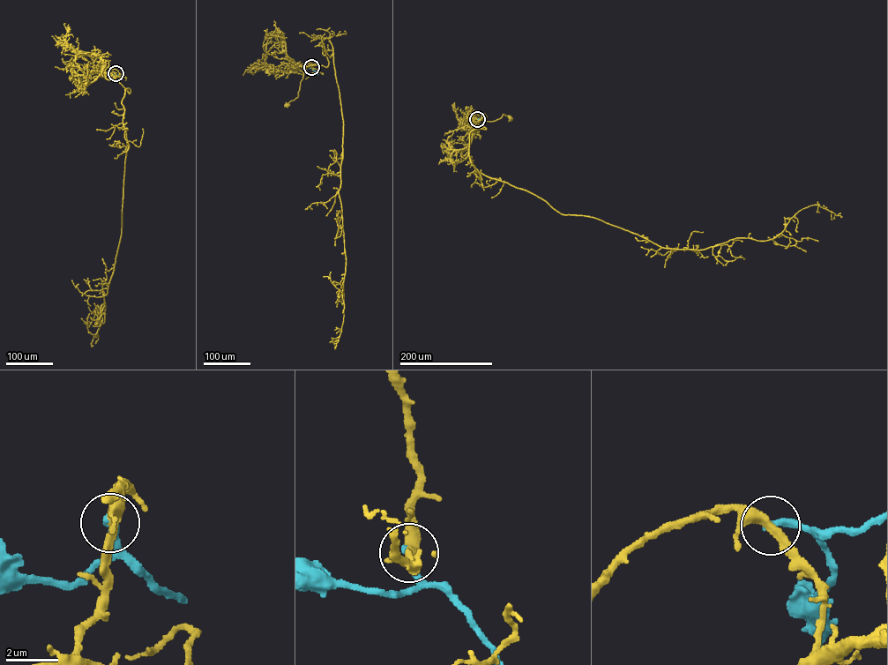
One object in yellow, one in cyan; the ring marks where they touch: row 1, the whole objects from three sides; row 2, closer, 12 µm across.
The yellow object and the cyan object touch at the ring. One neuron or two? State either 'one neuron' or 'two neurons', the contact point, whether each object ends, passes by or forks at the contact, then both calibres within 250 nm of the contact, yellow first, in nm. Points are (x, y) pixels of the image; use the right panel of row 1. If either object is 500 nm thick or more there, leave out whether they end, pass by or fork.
two neurons; at (477, 119); yellow passes by; cyan ends there; 340 nm thick on the yellow side, 320 nm on the other

